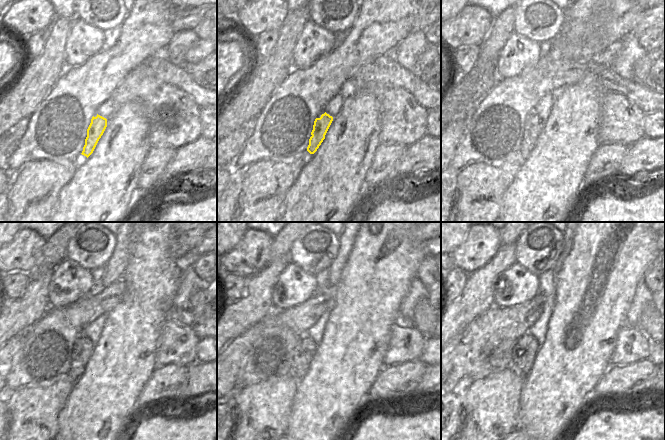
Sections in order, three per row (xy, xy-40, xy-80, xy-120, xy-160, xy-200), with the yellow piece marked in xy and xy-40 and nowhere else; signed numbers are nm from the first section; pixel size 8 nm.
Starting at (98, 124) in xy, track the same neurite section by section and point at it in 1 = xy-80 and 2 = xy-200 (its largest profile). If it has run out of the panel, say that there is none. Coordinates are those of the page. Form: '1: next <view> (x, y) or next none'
1: next xy-80 (533, 125)
2: next xy-200 (523, 353)

